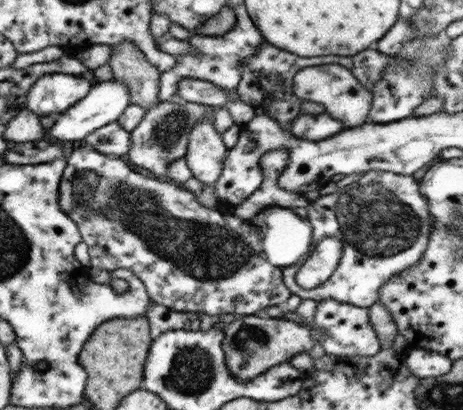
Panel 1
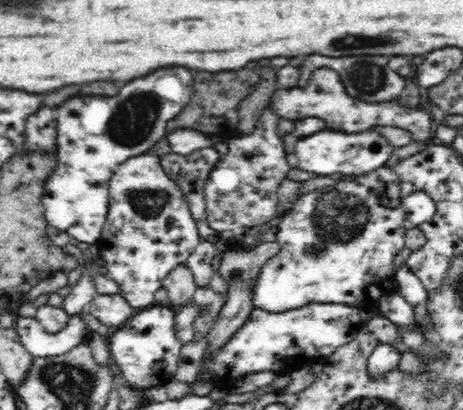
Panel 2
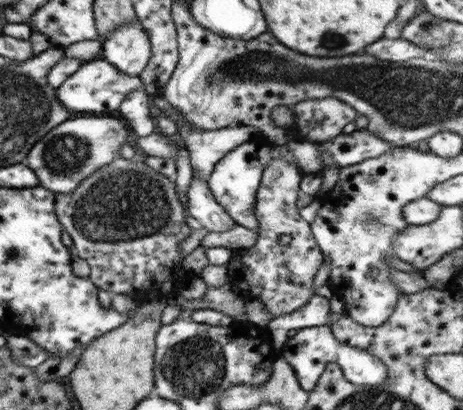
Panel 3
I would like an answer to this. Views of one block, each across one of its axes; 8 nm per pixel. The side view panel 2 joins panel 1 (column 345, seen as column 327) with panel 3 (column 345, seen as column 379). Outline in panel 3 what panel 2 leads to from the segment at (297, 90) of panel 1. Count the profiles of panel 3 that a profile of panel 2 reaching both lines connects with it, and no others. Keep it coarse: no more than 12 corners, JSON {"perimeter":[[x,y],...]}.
{"perimeter":[[337,98],[295,104],[309,146],[339,136],[359,114]]}

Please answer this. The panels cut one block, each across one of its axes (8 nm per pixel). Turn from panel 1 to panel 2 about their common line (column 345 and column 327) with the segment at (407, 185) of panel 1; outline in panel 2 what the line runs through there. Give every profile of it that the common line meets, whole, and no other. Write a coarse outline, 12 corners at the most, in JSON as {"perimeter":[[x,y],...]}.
{"perimeter":[[390,166],[294,200],[252,308],[400,294],[402,182]]}

